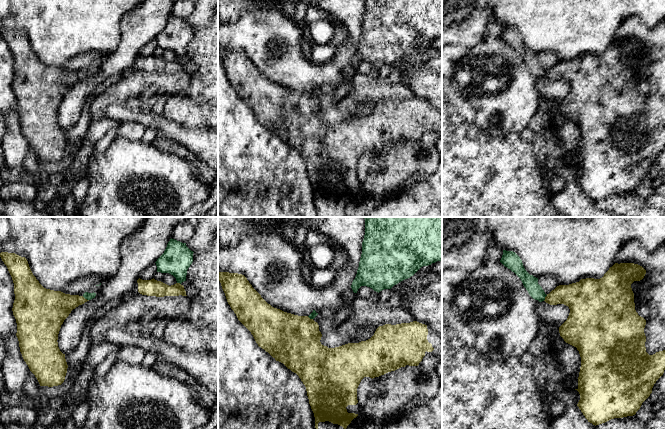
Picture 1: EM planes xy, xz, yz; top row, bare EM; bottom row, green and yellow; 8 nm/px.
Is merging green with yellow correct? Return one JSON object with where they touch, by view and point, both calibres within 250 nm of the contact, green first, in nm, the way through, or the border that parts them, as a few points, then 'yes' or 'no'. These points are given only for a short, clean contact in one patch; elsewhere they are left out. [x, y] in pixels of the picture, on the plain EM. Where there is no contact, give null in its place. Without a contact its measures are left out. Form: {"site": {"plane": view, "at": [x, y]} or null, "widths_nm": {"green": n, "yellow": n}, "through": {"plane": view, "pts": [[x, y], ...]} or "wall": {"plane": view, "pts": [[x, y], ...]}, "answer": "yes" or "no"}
{"site": {"plane": "xy", "at": [85, 74]}, "widths_nm": {"green": 60, "yellow": 260}, "answer": "yes"}

